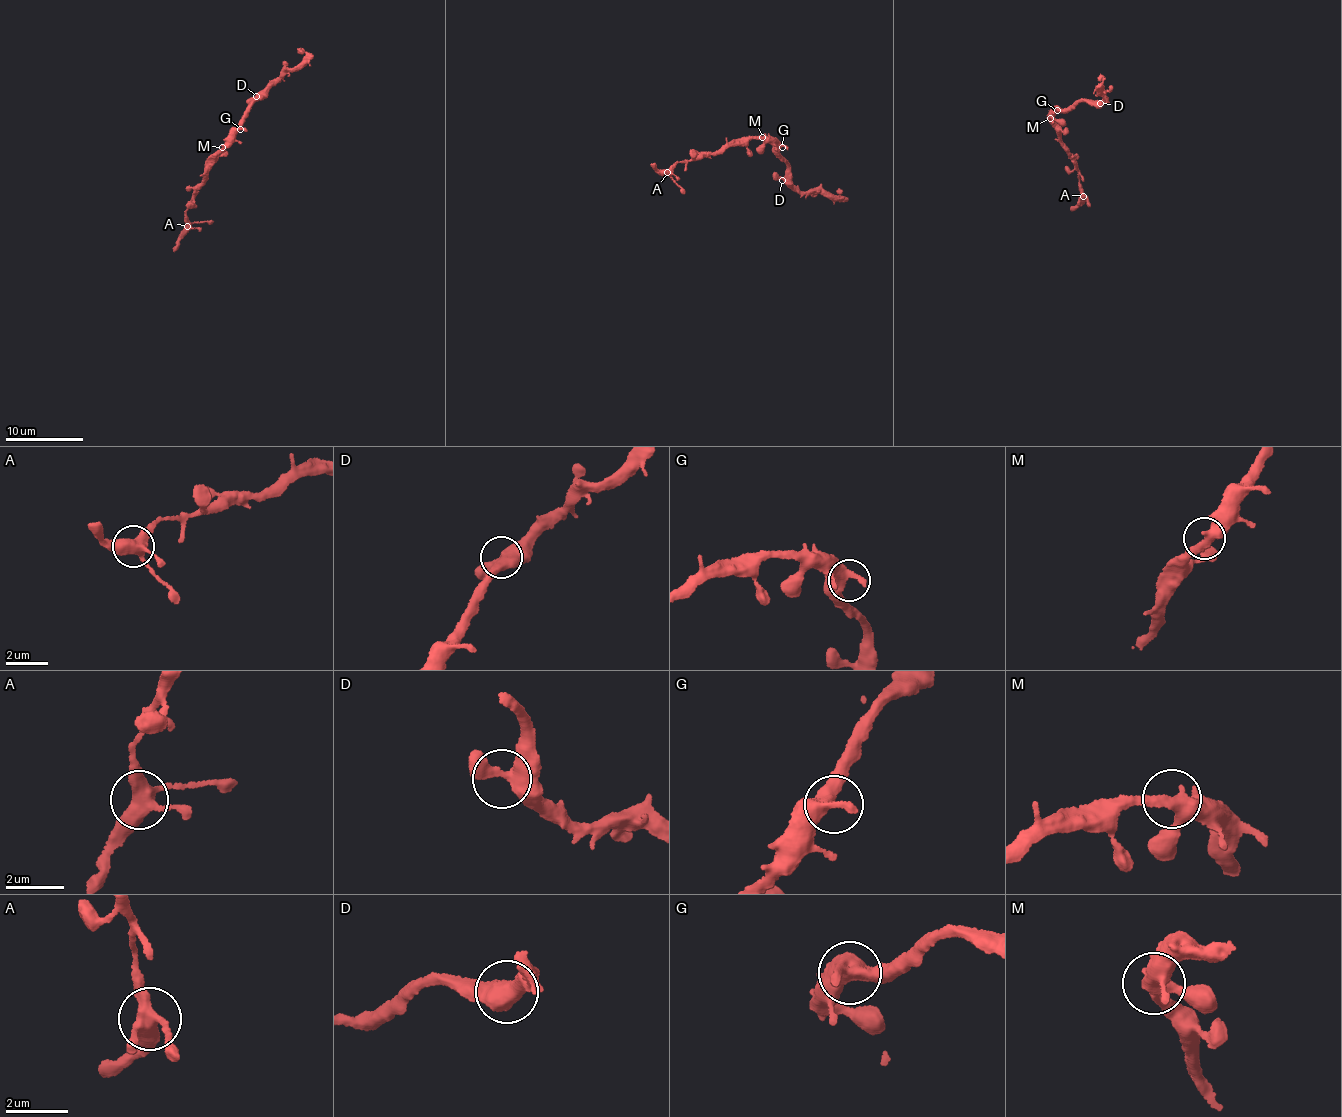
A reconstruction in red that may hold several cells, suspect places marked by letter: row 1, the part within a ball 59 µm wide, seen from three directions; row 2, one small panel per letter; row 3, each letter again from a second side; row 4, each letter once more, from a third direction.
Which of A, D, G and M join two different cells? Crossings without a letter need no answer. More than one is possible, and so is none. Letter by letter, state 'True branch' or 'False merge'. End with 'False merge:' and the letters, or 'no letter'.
A: True branch
D: True branch
G: True branch
M: True branch
False merge: no letter

